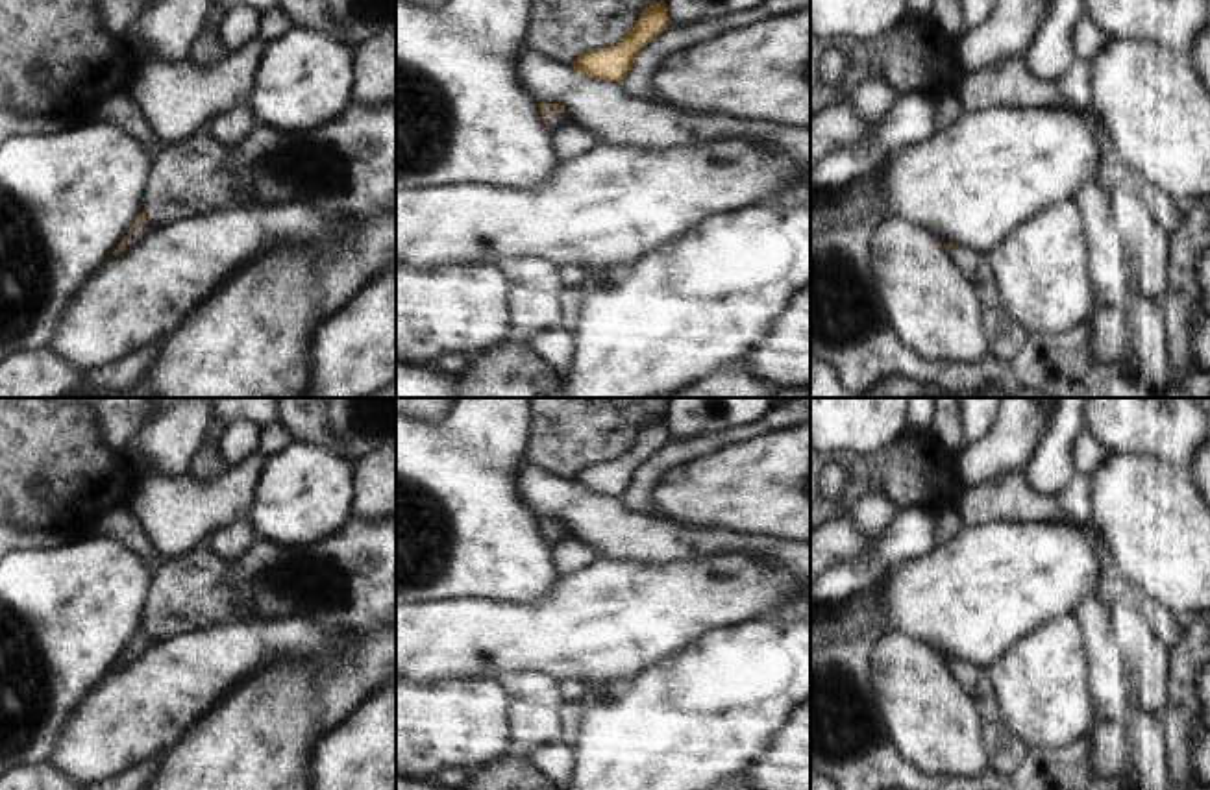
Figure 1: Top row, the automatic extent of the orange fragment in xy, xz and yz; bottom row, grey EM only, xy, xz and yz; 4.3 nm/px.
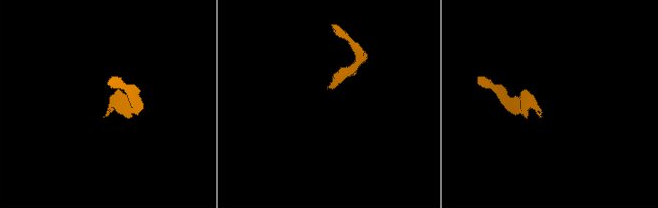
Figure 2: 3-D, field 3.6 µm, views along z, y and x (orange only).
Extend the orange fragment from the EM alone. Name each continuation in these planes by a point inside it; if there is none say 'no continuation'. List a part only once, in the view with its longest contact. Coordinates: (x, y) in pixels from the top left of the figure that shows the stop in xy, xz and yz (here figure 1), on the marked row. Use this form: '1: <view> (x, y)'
1: xz (555, 121).

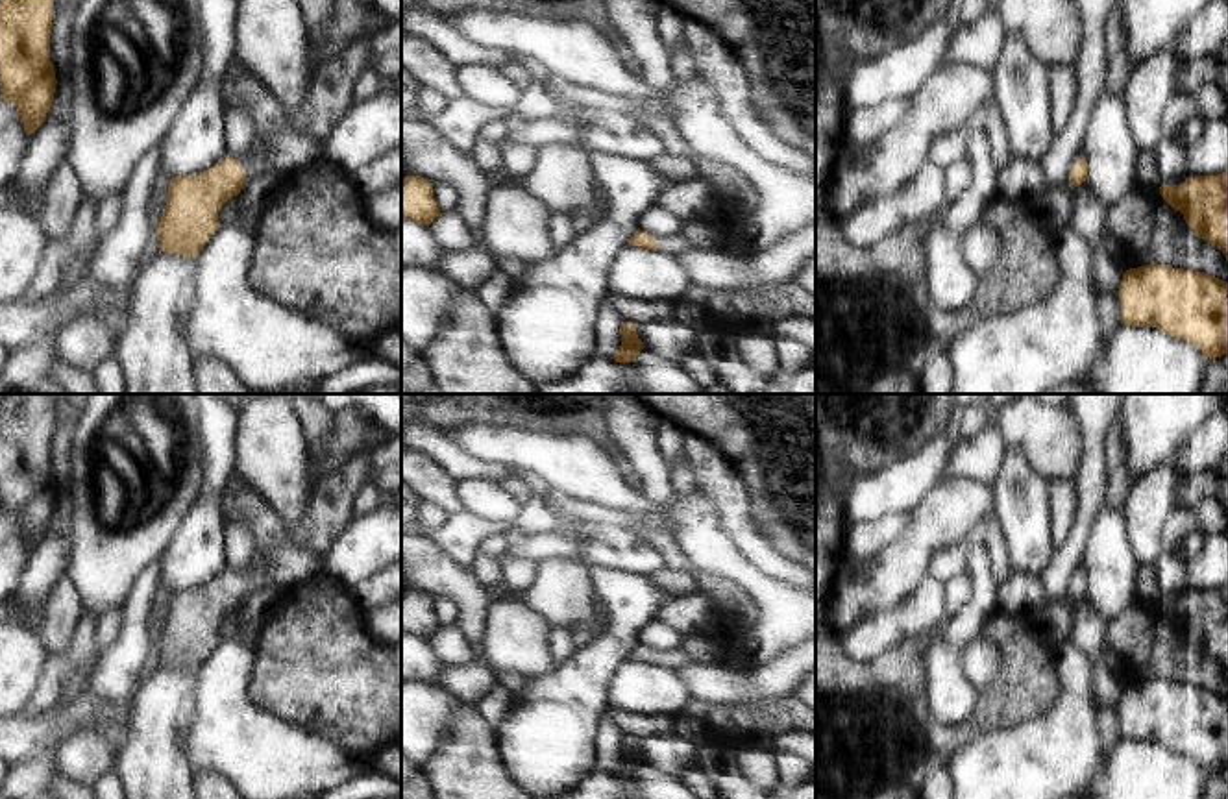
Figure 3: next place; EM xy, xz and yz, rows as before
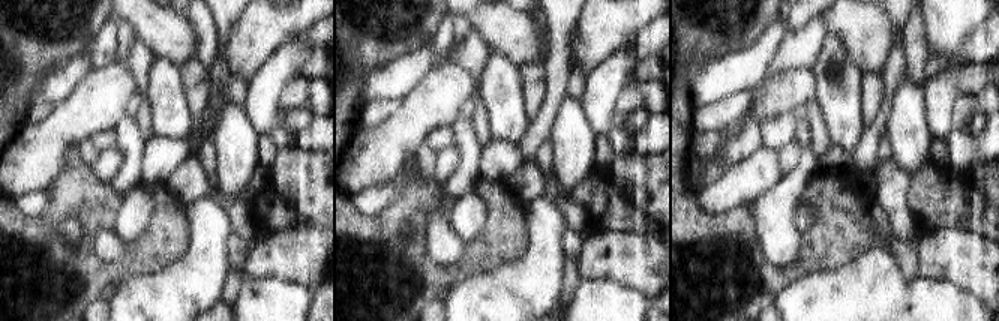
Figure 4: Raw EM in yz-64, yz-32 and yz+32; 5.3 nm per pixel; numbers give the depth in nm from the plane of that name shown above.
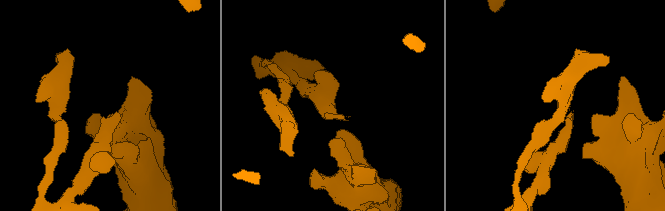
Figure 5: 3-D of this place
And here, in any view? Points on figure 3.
1: xy (257, 161).

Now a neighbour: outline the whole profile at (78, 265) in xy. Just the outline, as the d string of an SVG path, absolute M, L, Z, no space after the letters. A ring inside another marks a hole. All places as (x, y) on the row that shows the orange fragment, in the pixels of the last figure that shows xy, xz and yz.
M78 255L70 261L57 290L65 290L68 289L70 285L74 285L74 281L81 276L89 272L89 266L87 266L87 259L83 255Z

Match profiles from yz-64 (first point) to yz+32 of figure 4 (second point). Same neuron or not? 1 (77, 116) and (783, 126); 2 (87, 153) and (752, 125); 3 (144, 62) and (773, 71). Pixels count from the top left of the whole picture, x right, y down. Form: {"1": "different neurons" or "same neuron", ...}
{"1": "different neurons", "2": "different neurons", "3": "same neuron"}

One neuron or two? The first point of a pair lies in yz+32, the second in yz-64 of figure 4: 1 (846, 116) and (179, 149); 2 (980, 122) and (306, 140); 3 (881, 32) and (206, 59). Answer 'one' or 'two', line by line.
1: two
2: two
3: two

